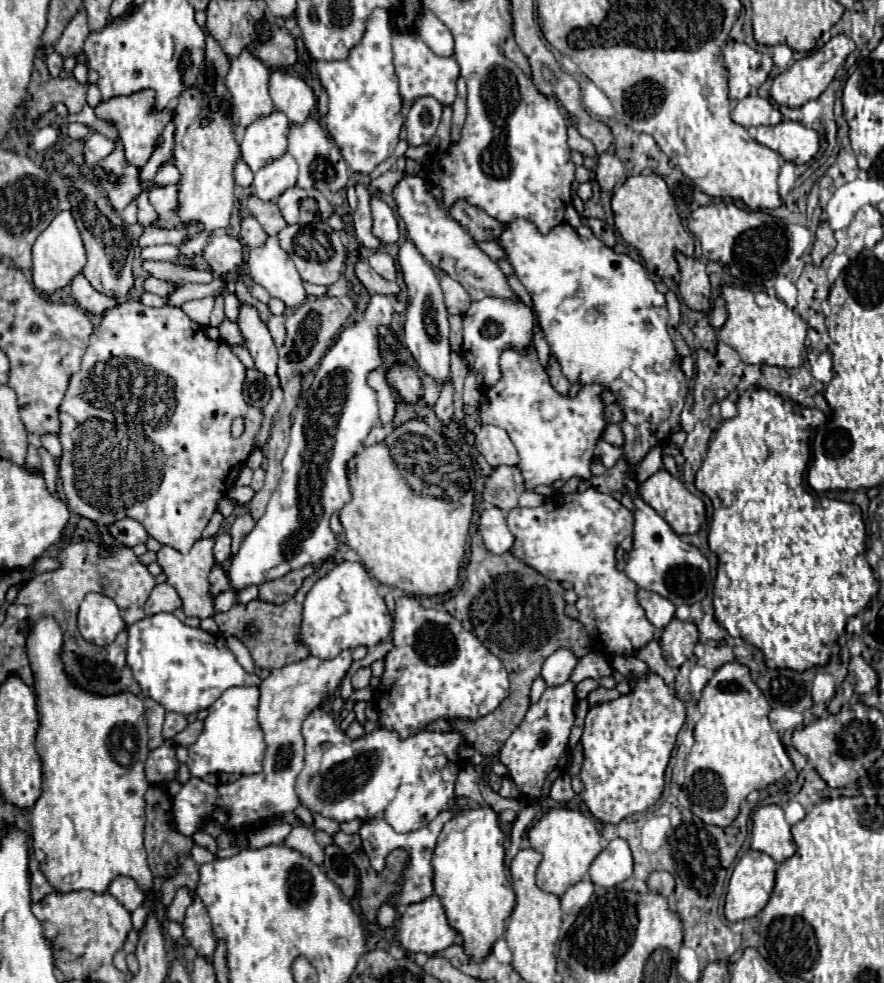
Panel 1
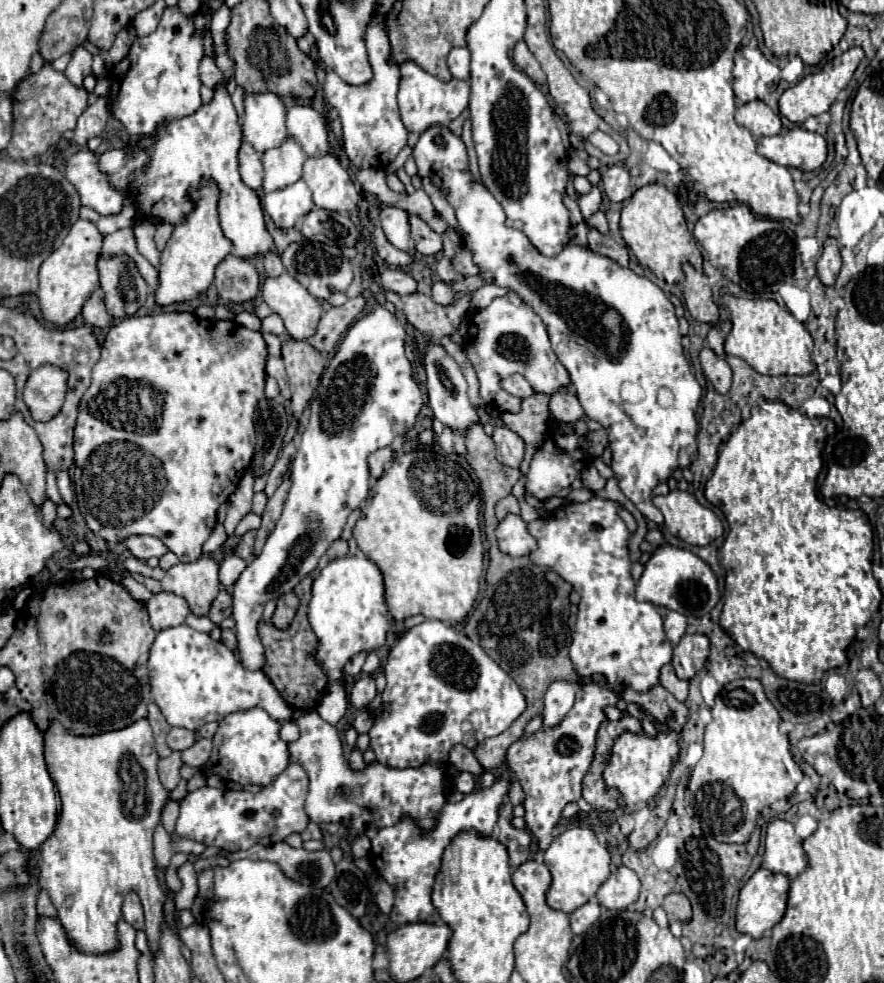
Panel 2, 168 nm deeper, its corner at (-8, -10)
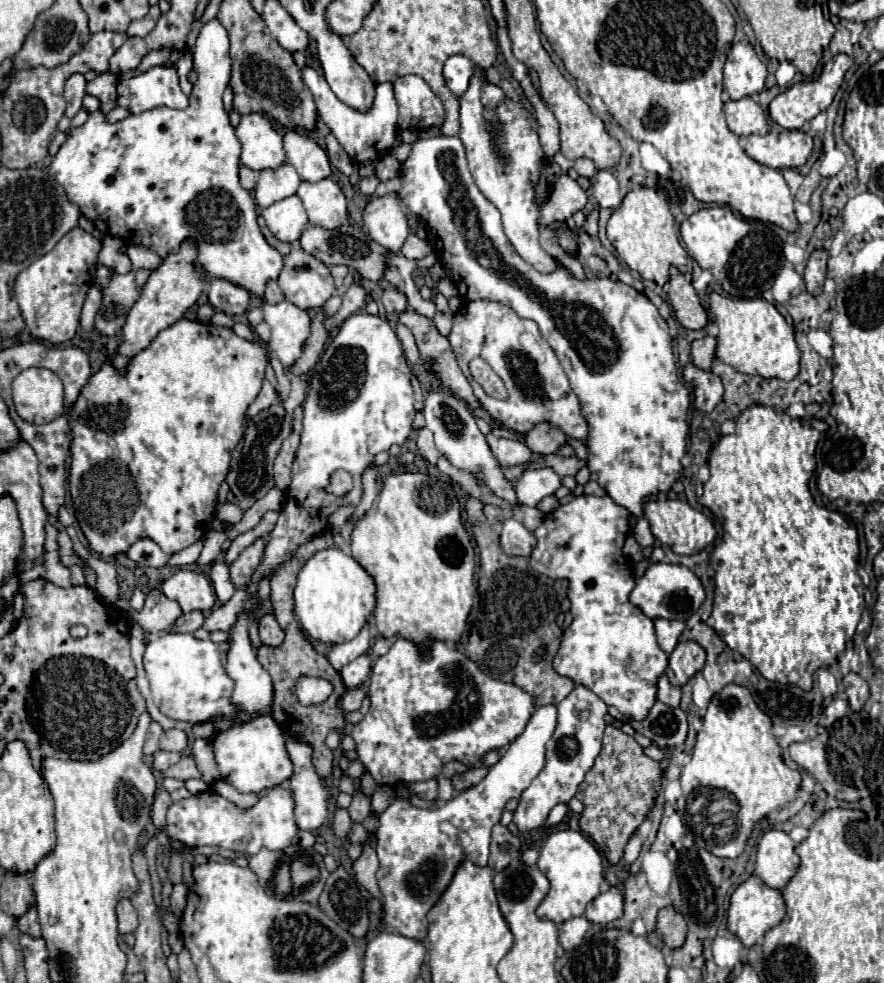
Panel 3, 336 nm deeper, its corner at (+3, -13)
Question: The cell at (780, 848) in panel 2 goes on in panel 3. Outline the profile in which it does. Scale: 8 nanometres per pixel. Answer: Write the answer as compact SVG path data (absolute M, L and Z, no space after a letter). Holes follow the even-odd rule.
M778 829L766 831L758 843L754 875L772 889L786 887L786 883L794 877L800 865L794 847L796 845L788 833Z

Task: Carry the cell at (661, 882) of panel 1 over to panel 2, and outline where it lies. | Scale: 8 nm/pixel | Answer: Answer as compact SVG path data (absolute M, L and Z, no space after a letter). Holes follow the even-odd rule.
M671 892L663 900L663 910L667 912L669 920L689 920L691 918L691 904L687 896L681 892Z

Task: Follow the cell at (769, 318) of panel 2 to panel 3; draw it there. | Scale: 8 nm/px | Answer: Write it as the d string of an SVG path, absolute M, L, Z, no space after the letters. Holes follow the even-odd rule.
M710 293L710 311L718 325L716 359L732 365L740 373L776 377L790 381L798 375L800 349L794 341L794 329L766 299L728 299Z

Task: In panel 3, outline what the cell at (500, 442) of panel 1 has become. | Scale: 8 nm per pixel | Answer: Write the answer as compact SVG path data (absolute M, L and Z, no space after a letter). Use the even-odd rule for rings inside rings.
M488 433L486 437L488 437L488 445L490 445L492 453L504 467L520 465L520 463L526 463L532 459L532 451L520 439L504 439L504 437L496 437L492 433Z

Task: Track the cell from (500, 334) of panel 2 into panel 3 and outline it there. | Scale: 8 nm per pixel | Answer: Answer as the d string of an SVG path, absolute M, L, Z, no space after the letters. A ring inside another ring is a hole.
M468 301L454 315L448 341L462 373L468 377L476 397L480 399L482 409L498 419L504 427L510 427L522 435L538 423L552 423L556 429L564 431L568 439L588 439L588 423L580 413L580 401L572 391L556 353L542 339L536 323L520 319L510 307L496 301ZM474 357L482 357L504 381L508 389L506 401L486 395L484 389L472 379L468 363Z

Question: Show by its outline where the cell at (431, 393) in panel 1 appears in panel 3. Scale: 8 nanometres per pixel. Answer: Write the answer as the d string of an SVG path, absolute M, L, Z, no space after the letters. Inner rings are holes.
M424 427L424 429L420 429L420 431L418 431L418 439L416 439L416 445L418 445L418 455L420 455L422 459L426 459L428 463L436 465L436 461L438 461L440 453L438 453L438 451L436 451L436 447L434 447L432 431L428 431L426 427Z

